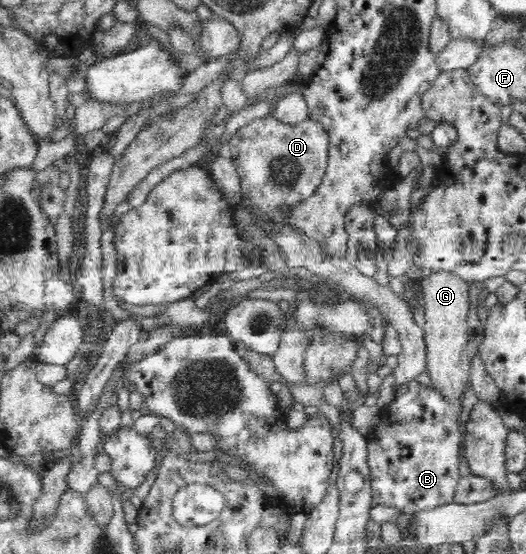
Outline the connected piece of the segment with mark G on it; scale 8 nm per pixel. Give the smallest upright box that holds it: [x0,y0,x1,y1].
[418,270,470,401]

